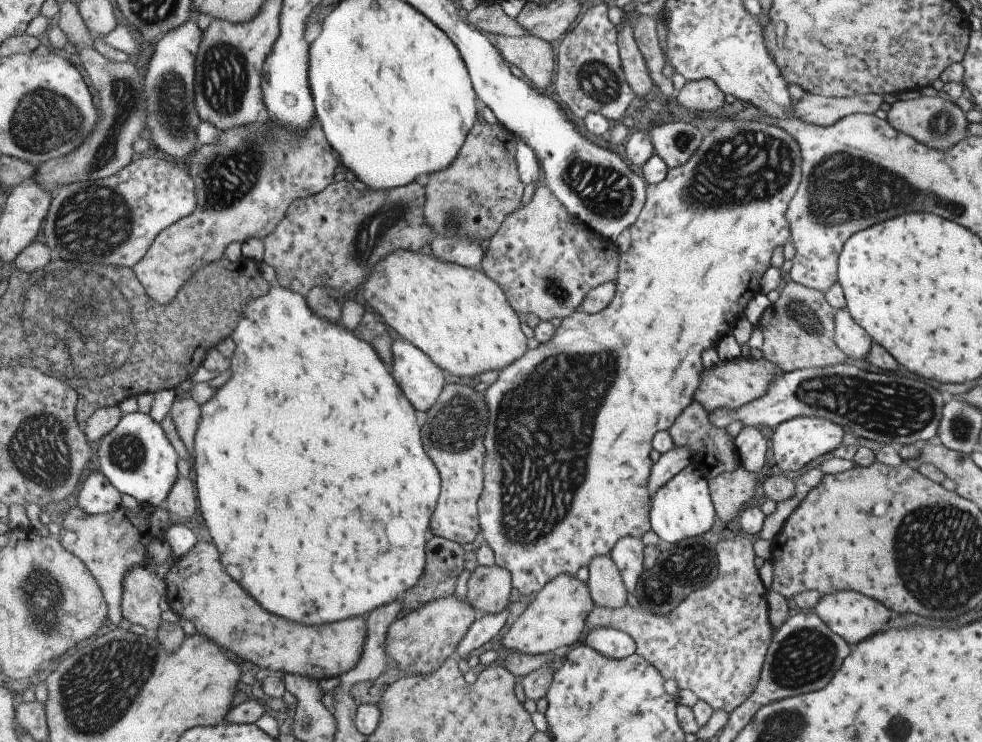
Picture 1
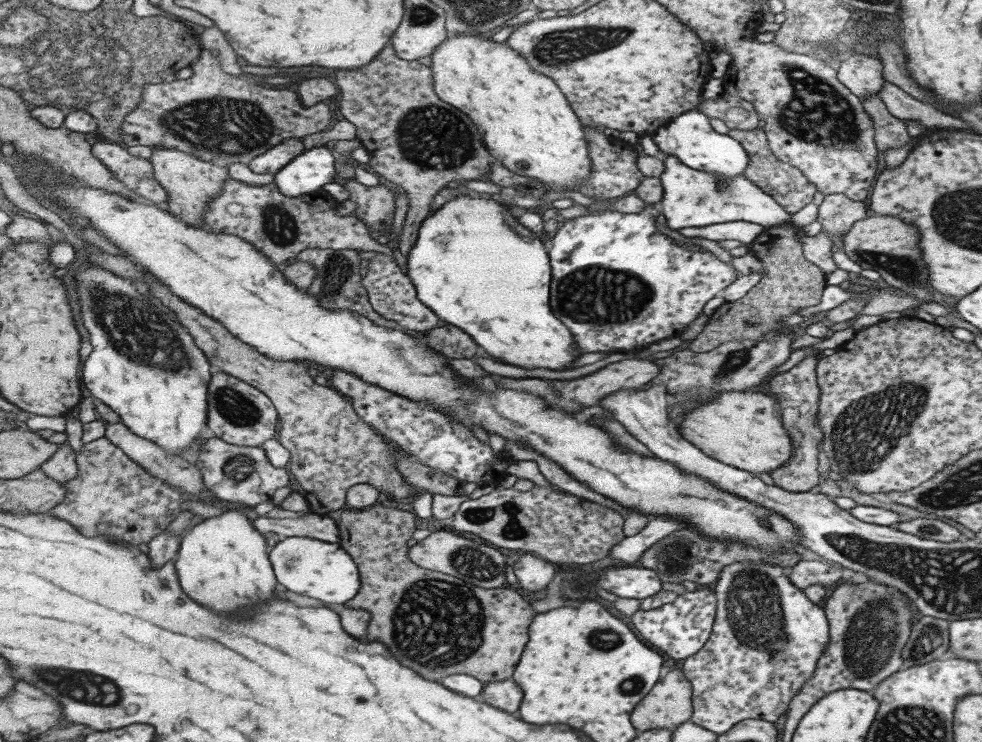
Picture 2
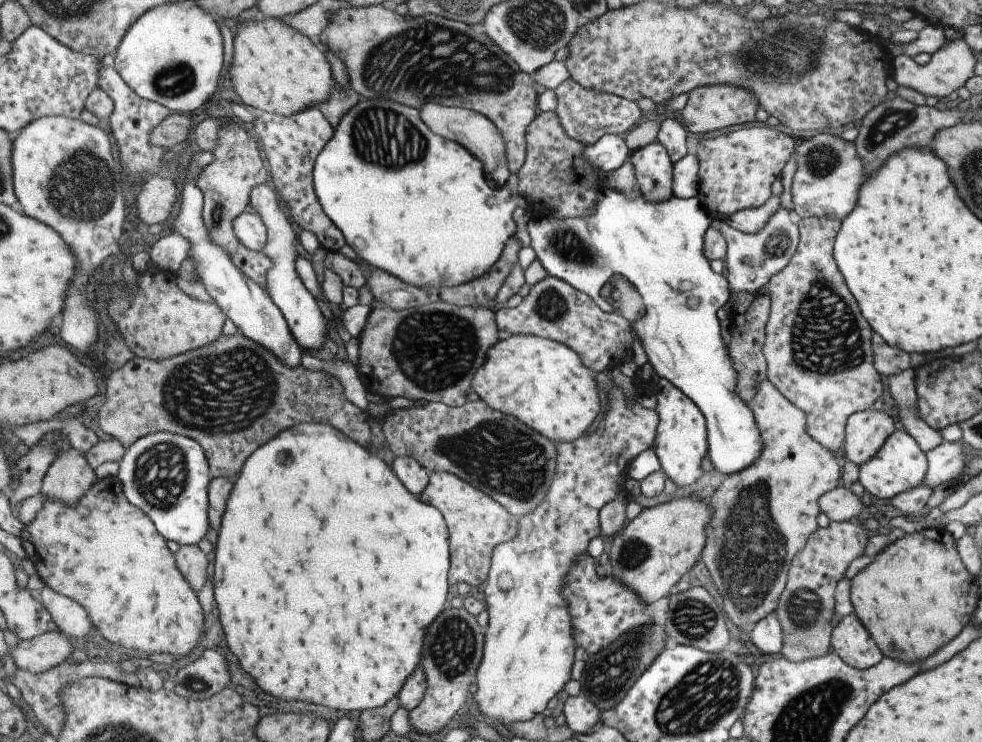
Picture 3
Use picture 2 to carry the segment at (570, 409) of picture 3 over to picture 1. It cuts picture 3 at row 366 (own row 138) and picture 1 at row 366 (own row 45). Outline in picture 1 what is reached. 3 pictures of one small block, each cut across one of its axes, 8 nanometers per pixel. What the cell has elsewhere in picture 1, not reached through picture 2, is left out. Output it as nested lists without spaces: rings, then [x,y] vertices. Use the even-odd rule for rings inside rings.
[[[397,250],[381,260],[361,286],[365,302],[383,316],[387,326],[407,342],[421,348],[435,364],[457,376],[479,378],[487,370],[507,370],[529,352],[527,336],[523,332],[523,320],[515,306],[509,302],[505,288],[487,276],[481,268],[467,268],[451,264],[441,258],[425,256],[413,250]]]

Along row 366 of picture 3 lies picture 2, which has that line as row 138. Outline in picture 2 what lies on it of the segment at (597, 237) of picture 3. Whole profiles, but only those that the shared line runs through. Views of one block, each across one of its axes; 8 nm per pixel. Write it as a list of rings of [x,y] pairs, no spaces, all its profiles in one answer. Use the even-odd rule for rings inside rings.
[[[689,110],[673,120],[667,122],[667,126],[657,128],[651,134],[651,140],[659,148],[659,156],[677,156],[681,164],[693,168],[717,174],[721,178],[735,178],[743,176],[743,172],[749,168],[749,156],[745,148],[727,134],[717,134],[709,126],[709,118],[699,110]]]

